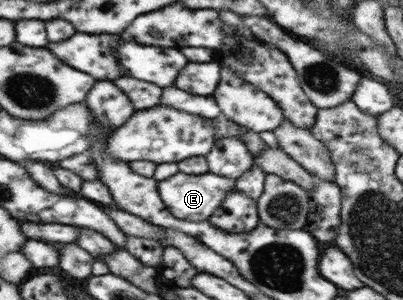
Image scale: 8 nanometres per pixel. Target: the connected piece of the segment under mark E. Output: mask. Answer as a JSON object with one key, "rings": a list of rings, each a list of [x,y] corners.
{"rings":[[[178,171],[174,176],[158,182],[160,198],[166,209],[180,220],[190,222],[202,222],[209,218],[220,208],[223,200],[231,190],[235,190],[235,180],[214,173],[202,174],[202,176],[186,176]]]}

